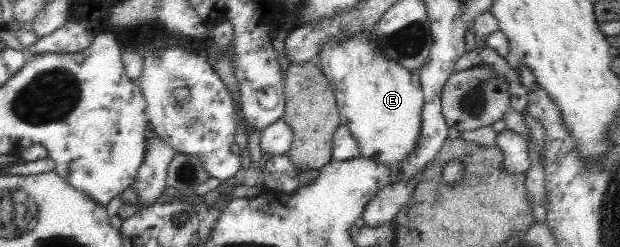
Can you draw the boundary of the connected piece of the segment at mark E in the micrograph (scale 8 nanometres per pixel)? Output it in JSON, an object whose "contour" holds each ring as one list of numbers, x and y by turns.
{"contour":[[368,32,346,41,325,43,316,60,320,61,324,76,335,90,341,125,348,127,359,147,359,155,387,166,400,165,401,161,408,159,417,148,422,133,425,98,418,71,410,73,404,66,389,61,380,48,368,42]]}

